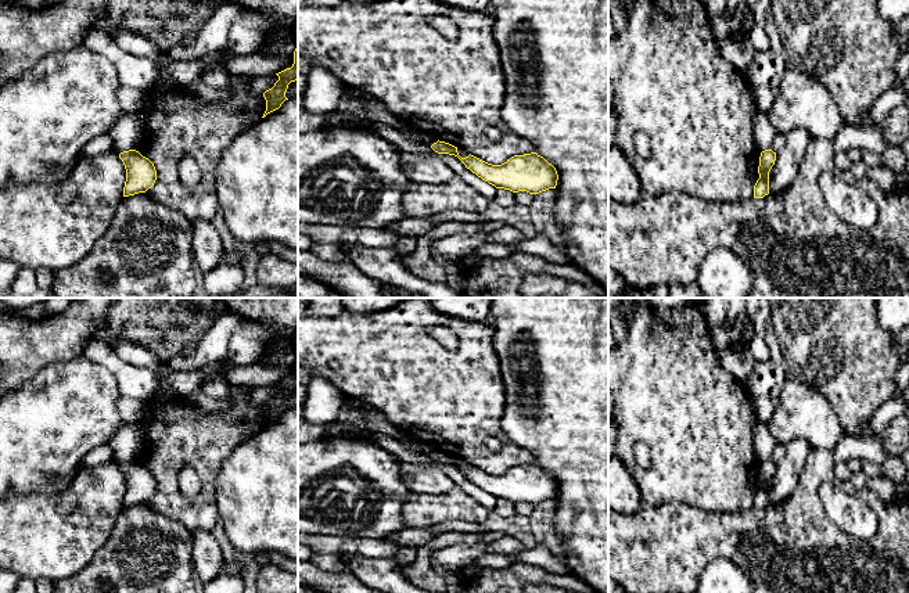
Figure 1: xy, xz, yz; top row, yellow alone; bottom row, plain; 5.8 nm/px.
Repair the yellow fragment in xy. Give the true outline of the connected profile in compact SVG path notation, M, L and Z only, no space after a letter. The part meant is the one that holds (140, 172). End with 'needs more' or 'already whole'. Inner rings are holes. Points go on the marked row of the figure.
M136 150L123 151L119 154L119 158L126 169L123 197L145 193L154 186L157 170L148 158L143 157Z; already whole

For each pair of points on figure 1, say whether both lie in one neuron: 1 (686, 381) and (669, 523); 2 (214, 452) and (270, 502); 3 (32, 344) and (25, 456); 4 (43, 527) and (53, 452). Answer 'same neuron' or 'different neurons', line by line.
1: different neurons
2: different neurons
3: different neurons
4: different neurons

